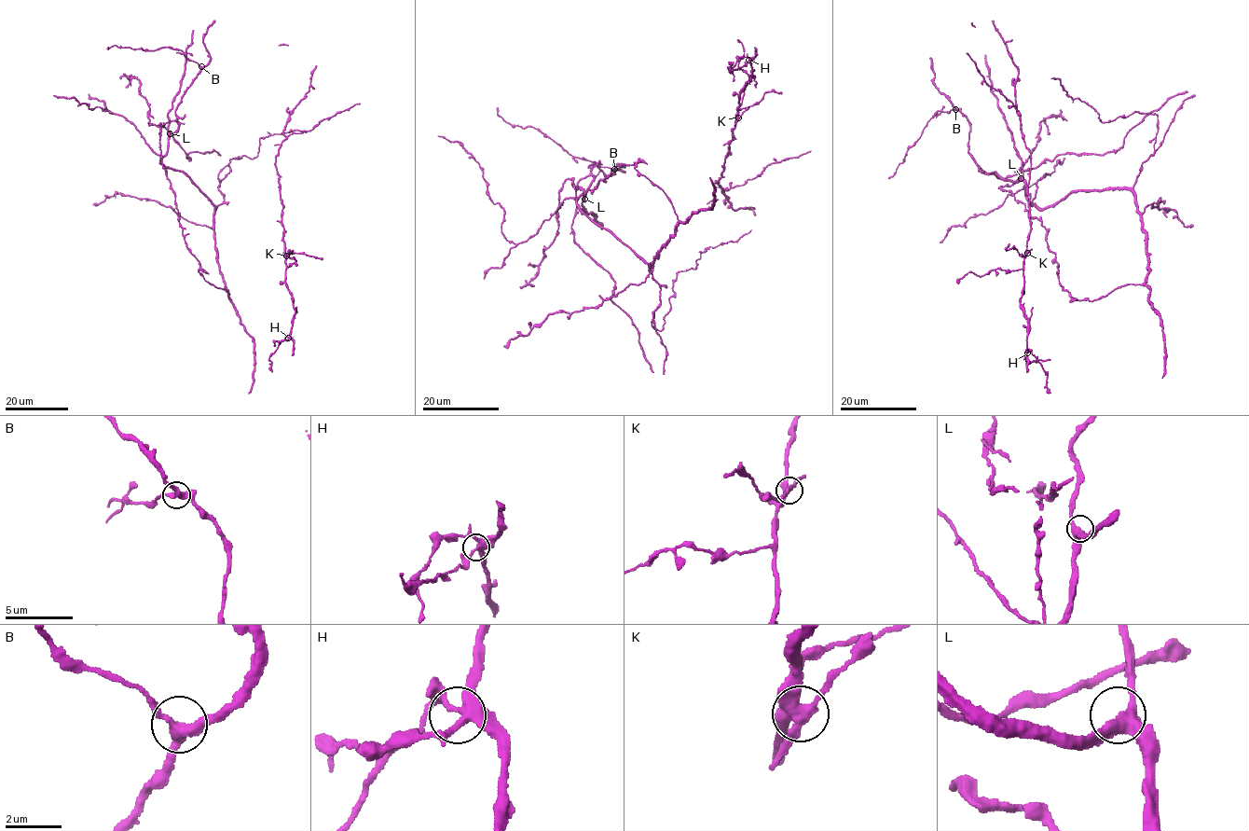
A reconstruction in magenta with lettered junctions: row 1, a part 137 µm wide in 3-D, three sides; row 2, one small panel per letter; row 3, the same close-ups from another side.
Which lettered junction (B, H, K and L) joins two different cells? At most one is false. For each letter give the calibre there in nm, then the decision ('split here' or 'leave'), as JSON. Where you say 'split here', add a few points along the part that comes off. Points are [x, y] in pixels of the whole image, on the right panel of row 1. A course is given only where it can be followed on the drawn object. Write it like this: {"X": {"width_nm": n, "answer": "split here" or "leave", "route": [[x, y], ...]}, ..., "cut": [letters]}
{"B": {"width_nm": 320, "answer": "leave"}, "H": {"width_nm": 380, "answer": "leave"}, "K": {"width_nm": 360, "answer": "split here"}, "L": {"width_nm": 360, "answer": "leave"}, "cut": ["K"]}

